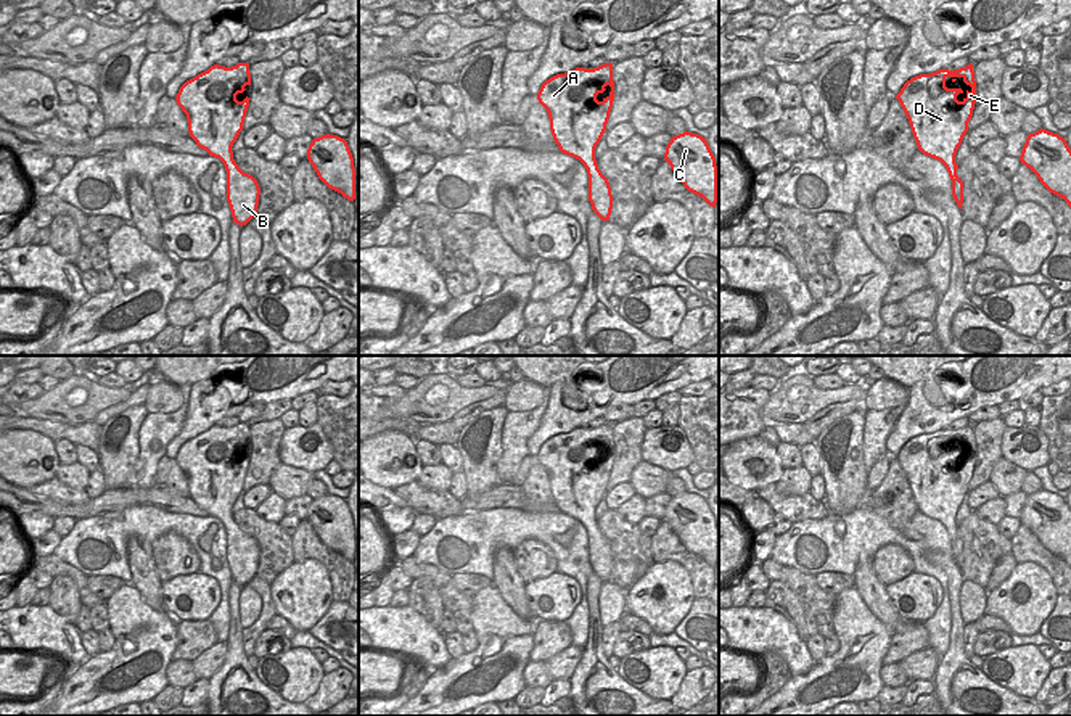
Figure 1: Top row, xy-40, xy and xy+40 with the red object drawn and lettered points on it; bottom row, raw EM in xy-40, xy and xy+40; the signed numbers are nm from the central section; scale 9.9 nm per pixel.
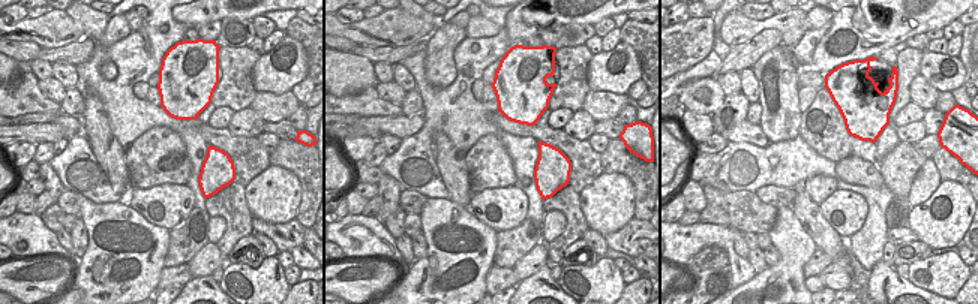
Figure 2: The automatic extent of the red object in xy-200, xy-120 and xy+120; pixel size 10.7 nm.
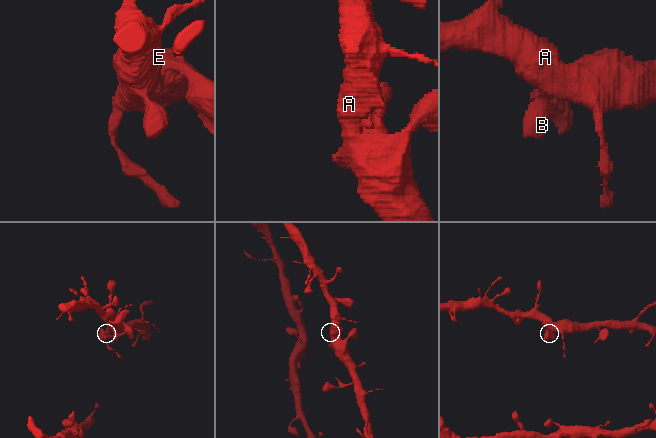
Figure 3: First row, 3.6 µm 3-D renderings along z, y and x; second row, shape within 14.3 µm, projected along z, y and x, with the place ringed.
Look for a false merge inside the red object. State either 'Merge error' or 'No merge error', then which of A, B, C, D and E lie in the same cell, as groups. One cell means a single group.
No merge error. Groups: A B C D E

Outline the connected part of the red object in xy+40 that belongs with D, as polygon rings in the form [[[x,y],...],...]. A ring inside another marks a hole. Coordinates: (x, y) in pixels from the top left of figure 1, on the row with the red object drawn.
[[[973,64],[949,71],[939,69],[931,74],[920,74],[904,84],[896,95],[899,100],[918,150],[938,161],[941,161],[952,180],[952,196],[957,206],[963,204],[963,182],[957,175],[955,154],[973,116],[976,103],[976,80]],[[946,79],[955,82],[963,79],[971,90],[958,101],[957,95],[962,88],[947,88]]]

